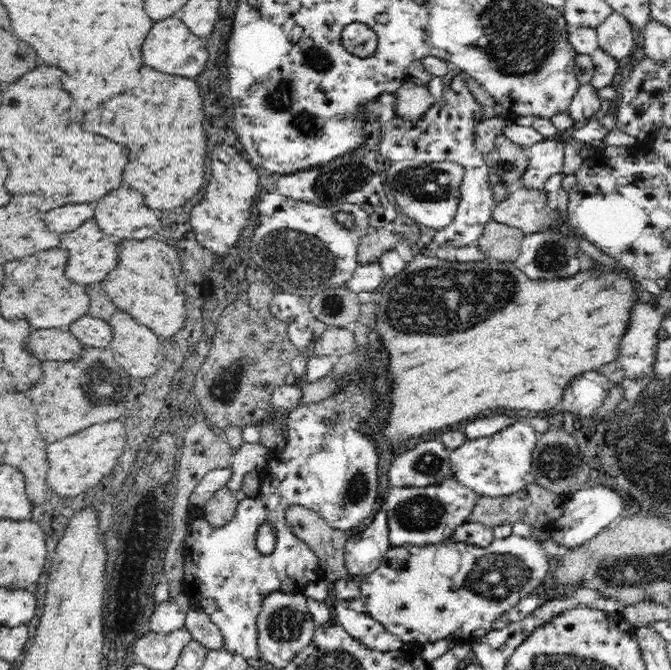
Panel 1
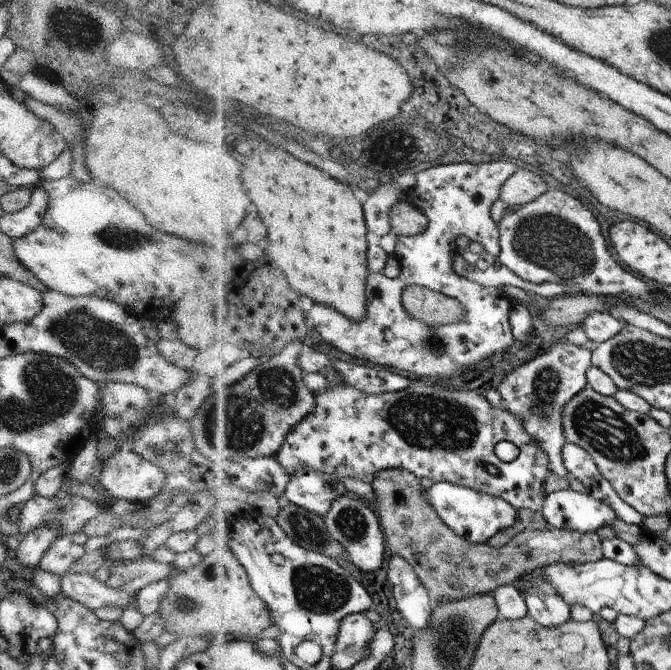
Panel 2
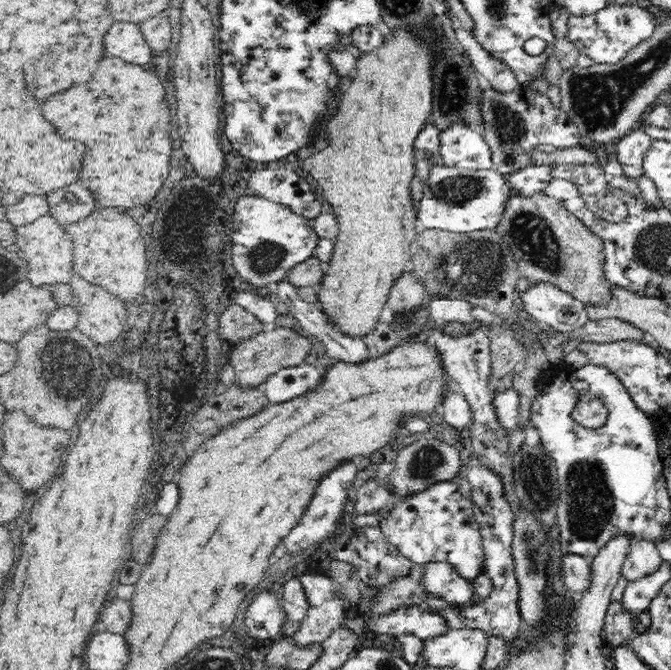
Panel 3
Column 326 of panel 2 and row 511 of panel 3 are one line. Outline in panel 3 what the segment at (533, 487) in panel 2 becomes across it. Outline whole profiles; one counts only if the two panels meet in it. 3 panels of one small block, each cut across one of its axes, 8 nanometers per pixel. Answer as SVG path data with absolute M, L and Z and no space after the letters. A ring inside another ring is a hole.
M455 481L439 482L438 485L434 485L434 488L420 494L419 497L399 501L389 515L382 519L381 529L386 540L392 544L396 552L413 562L414 566L448 564L470 587L475 585L476 578L485 575L487 565L480 527L472 511L469 498L460 494Z

